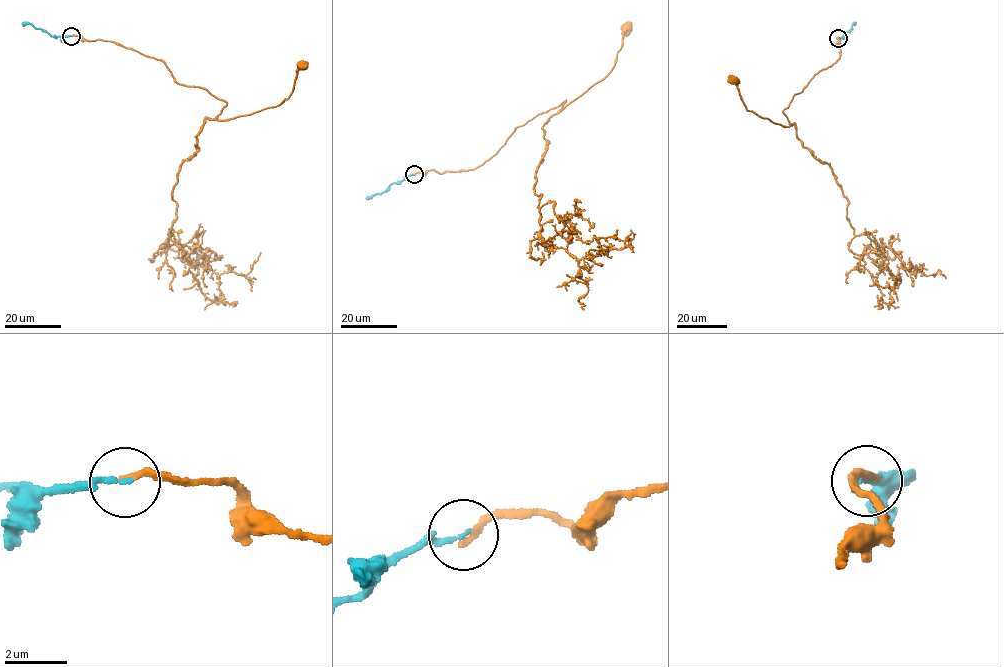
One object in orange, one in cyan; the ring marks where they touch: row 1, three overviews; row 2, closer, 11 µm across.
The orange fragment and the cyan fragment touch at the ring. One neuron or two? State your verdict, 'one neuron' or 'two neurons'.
one neuron

